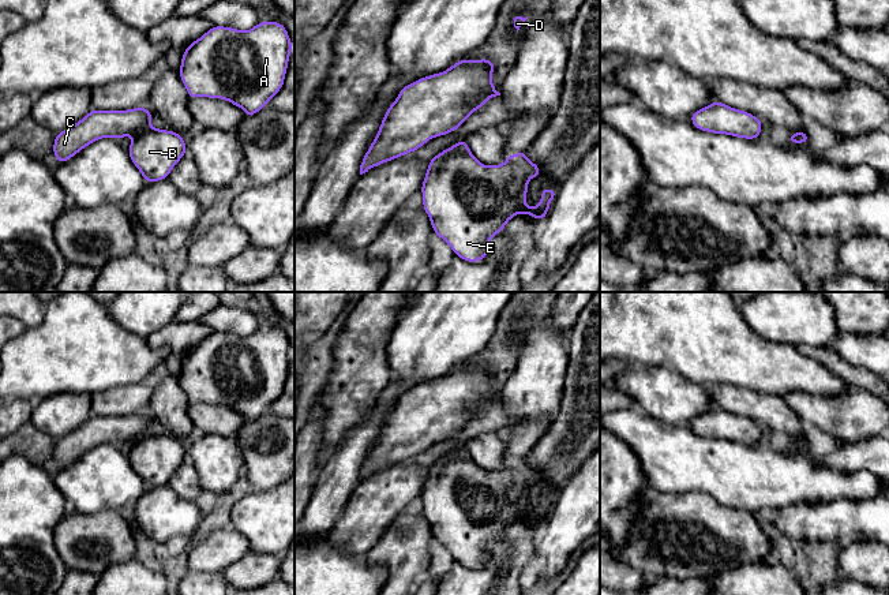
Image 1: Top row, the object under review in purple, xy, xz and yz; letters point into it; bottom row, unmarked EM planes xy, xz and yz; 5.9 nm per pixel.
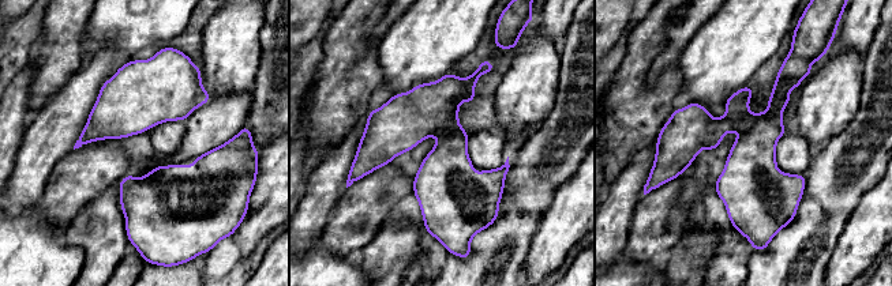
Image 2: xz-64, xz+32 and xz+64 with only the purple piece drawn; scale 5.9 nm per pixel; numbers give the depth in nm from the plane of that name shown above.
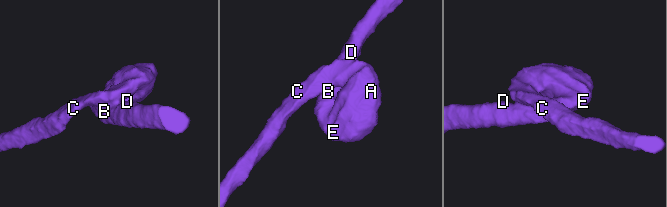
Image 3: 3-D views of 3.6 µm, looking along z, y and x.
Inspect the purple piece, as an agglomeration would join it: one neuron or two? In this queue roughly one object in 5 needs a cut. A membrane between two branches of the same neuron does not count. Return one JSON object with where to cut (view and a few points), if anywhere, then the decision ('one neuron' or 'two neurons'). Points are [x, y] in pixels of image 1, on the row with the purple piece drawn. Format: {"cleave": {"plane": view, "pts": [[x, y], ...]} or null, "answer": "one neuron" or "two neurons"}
{"cleave": null, "answer": "one neuron"}

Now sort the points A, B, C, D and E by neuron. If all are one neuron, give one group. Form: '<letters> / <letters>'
A B C D E

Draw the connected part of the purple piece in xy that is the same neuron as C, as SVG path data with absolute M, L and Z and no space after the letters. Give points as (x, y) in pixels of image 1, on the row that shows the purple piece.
M91 109L82 120L55 135L53 156L59 165L101 138L120 139L132 135L130 158L146 183L168 179L173 166L187 153L187 145L176 131L150 127L151 109Z

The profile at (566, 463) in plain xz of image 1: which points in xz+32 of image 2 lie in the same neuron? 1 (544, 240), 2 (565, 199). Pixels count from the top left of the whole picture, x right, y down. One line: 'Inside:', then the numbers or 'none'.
Inside: none

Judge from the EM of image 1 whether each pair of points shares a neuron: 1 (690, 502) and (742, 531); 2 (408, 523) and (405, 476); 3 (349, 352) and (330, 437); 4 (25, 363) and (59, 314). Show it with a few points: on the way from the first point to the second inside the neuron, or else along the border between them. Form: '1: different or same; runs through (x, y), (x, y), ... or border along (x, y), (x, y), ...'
1: same; runs through (702, 515), (719, 531), (730, 531)
2: different; border along (402, 511), (382, 535)
3: same; runs through (349, 373), (349, 396), (338, 416)
4: same; runs through (37, 351), (59, 326)

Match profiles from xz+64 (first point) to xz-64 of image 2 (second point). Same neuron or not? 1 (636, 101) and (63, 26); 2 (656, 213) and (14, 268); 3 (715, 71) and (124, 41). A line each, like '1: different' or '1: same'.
1: same
2: different
3: same

